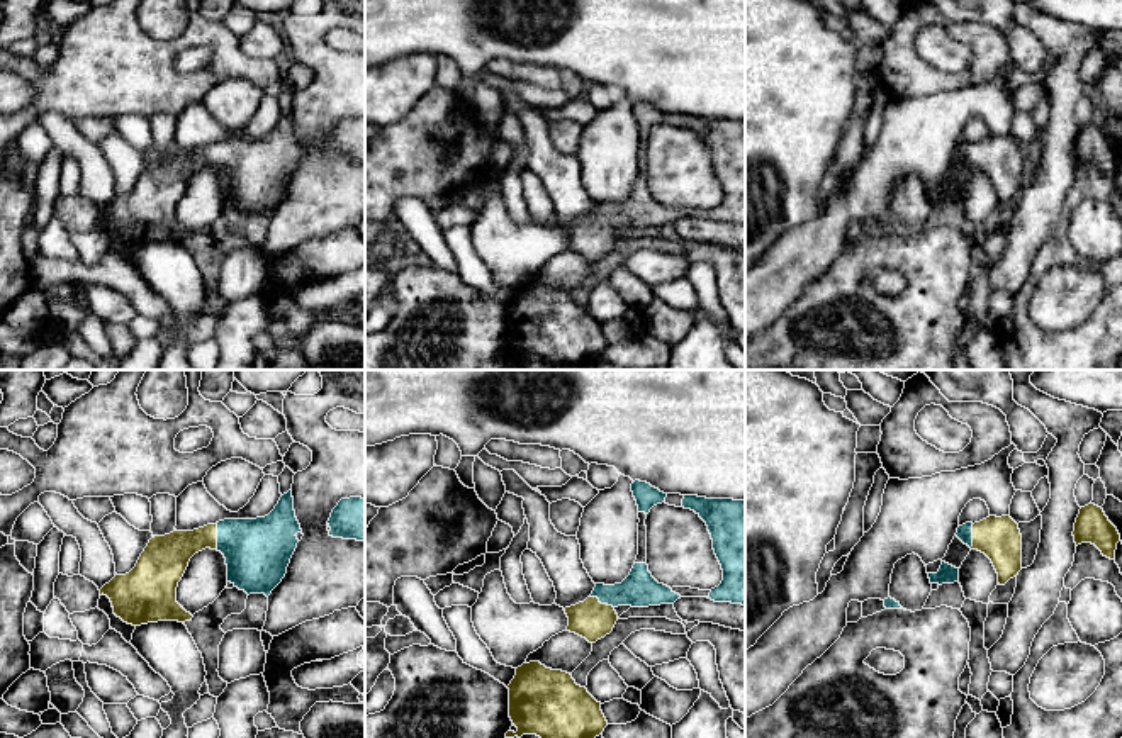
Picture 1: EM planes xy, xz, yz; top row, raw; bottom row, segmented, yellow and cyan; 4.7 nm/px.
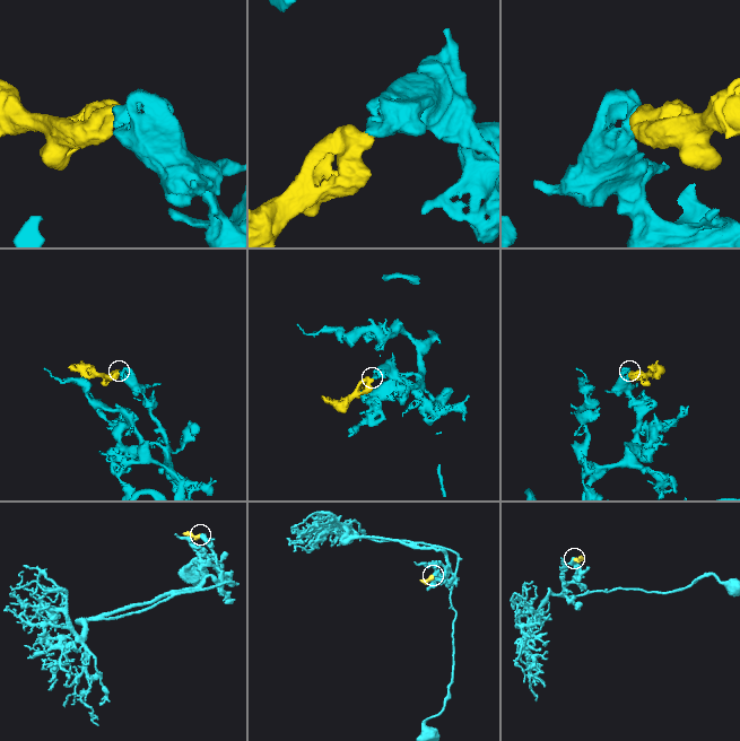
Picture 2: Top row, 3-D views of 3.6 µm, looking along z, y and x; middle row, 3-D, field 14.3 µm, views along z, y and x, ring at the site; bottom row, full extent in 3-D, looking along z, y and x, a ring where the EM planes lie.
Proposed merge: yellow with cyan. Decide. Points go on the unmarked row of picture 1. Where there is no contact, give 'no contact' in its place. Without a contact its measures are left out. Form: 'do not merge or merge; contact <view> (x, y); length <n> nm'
merge; contact xy (216, 156); length 130 nm

